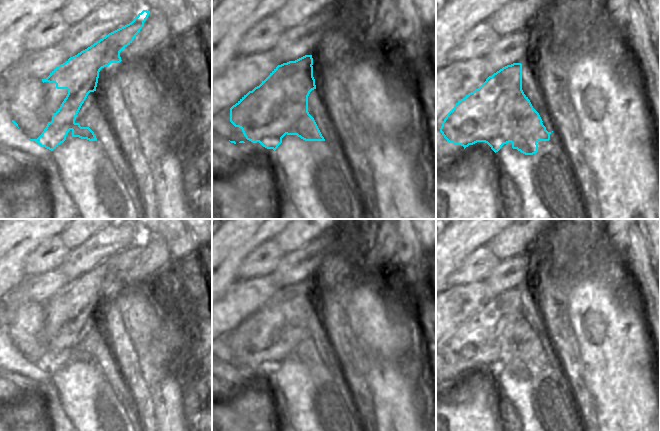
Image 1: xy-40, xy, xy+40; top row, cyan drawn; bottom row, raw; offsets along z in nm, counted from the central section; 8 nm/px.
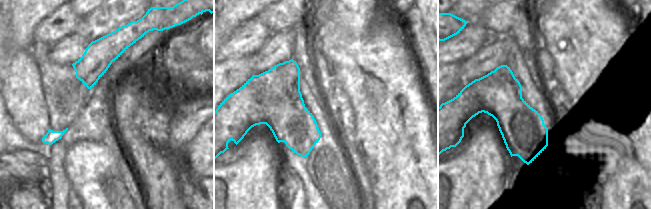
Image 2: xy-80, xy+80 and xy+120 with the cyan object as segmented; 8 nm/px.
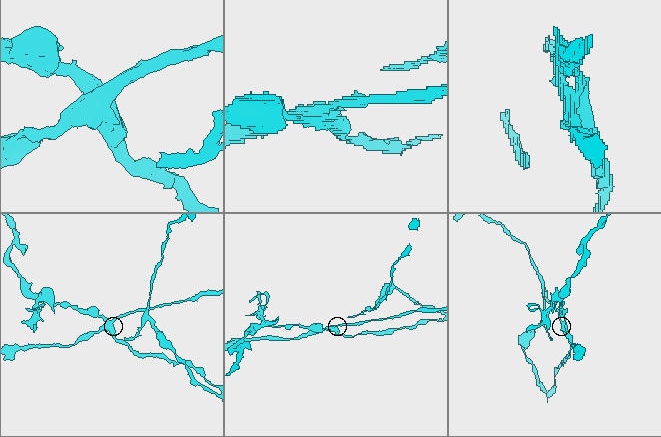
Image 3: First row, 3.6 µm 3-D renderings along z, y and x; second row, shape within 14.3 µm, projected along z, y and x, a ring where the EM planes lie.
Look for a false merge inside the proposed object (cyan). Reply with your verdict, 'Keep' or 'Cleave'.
Cleave.

